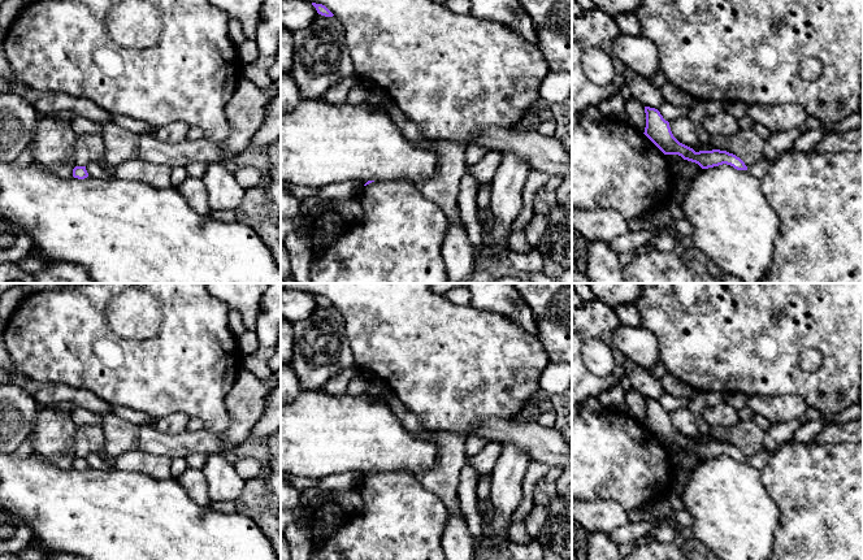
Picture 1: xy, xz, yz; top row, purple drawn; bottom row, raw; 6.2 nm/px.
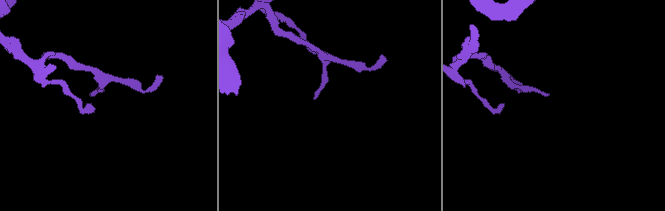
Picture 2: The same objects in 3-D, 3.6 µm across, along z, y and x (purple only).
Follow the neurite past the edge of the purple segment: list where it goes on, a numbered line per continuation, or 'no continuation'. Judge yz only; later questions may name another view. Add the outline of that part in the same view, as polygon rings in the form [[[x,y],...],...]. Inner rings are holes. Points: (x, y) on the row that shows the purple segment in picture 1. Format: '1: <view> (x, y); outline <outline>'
no continuation

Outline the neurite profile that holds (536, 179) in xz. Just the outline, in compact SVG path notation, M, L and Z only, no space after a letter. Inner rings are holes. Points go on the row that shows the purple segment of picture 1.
M532 170L528 175L522 192L522 208L511 226L511 233L522 230L537 212L535 196L538 191L548 182L551 175L546 172Z

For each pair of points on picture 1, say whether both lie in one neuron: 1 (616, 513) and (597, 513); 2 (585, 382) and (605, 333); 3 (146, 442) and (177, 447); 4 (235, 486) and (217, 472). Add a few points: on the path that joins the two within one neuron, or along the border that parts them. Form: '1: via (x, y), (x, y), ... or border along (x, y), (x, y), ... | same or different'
1: via (611, 513), (602, 513) | same
2: via (602, 382), (618, 370), (618, 355), (614, 350) | same
3: via (154, 442), (169, 445) | same
4: via (231, 486), (221, 476) | same

